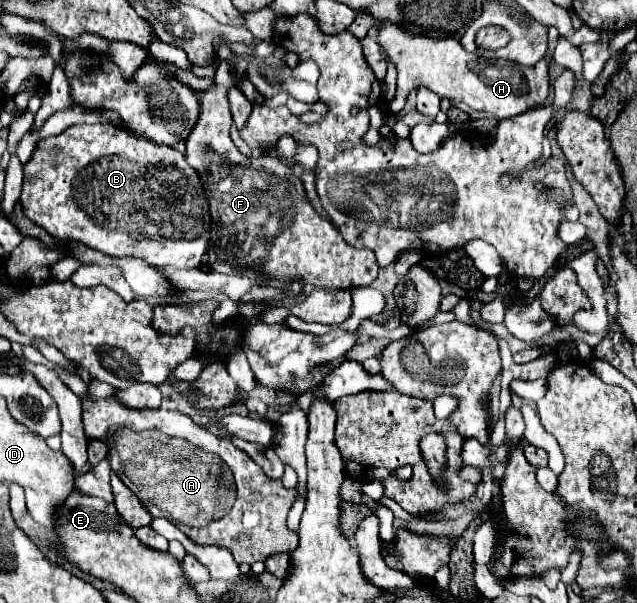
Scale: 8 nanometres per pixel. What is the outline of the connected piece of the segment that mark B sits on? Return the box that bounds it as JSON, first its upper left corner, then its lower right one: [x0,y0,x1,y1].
[20,125,208,269]

